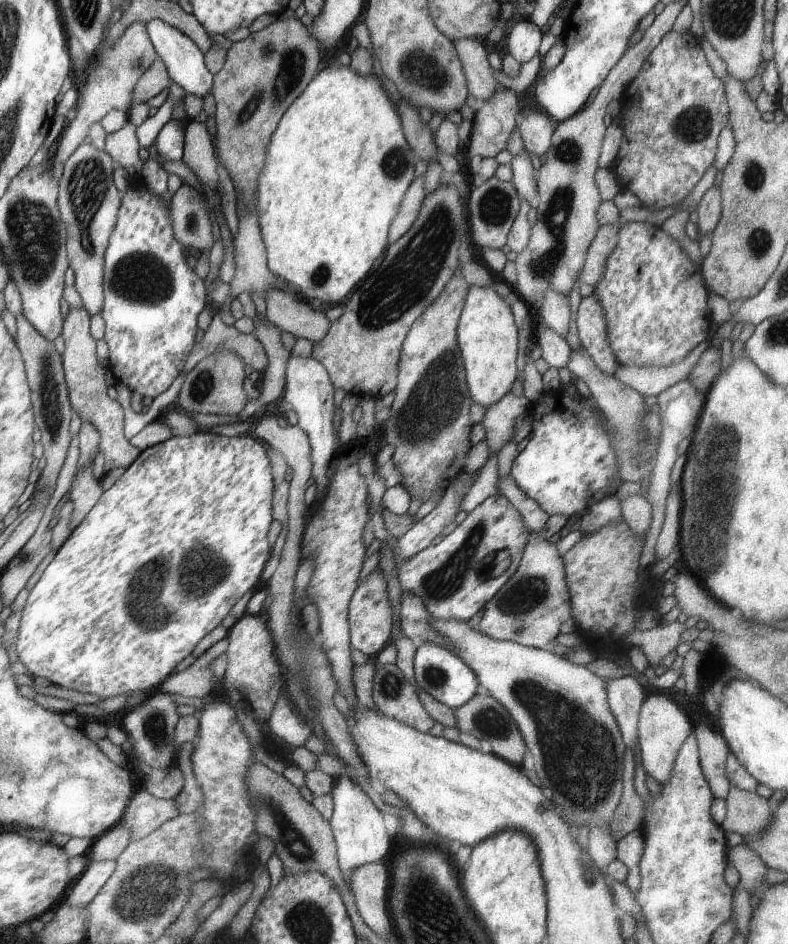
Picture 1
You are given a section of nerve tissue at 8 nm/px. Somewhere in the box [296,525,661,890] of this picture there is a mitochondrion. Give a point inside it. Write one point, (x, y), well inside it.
(578, 751)

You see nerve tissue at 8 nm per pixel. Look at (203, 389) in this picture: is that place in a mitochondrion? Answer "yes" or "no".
yes

